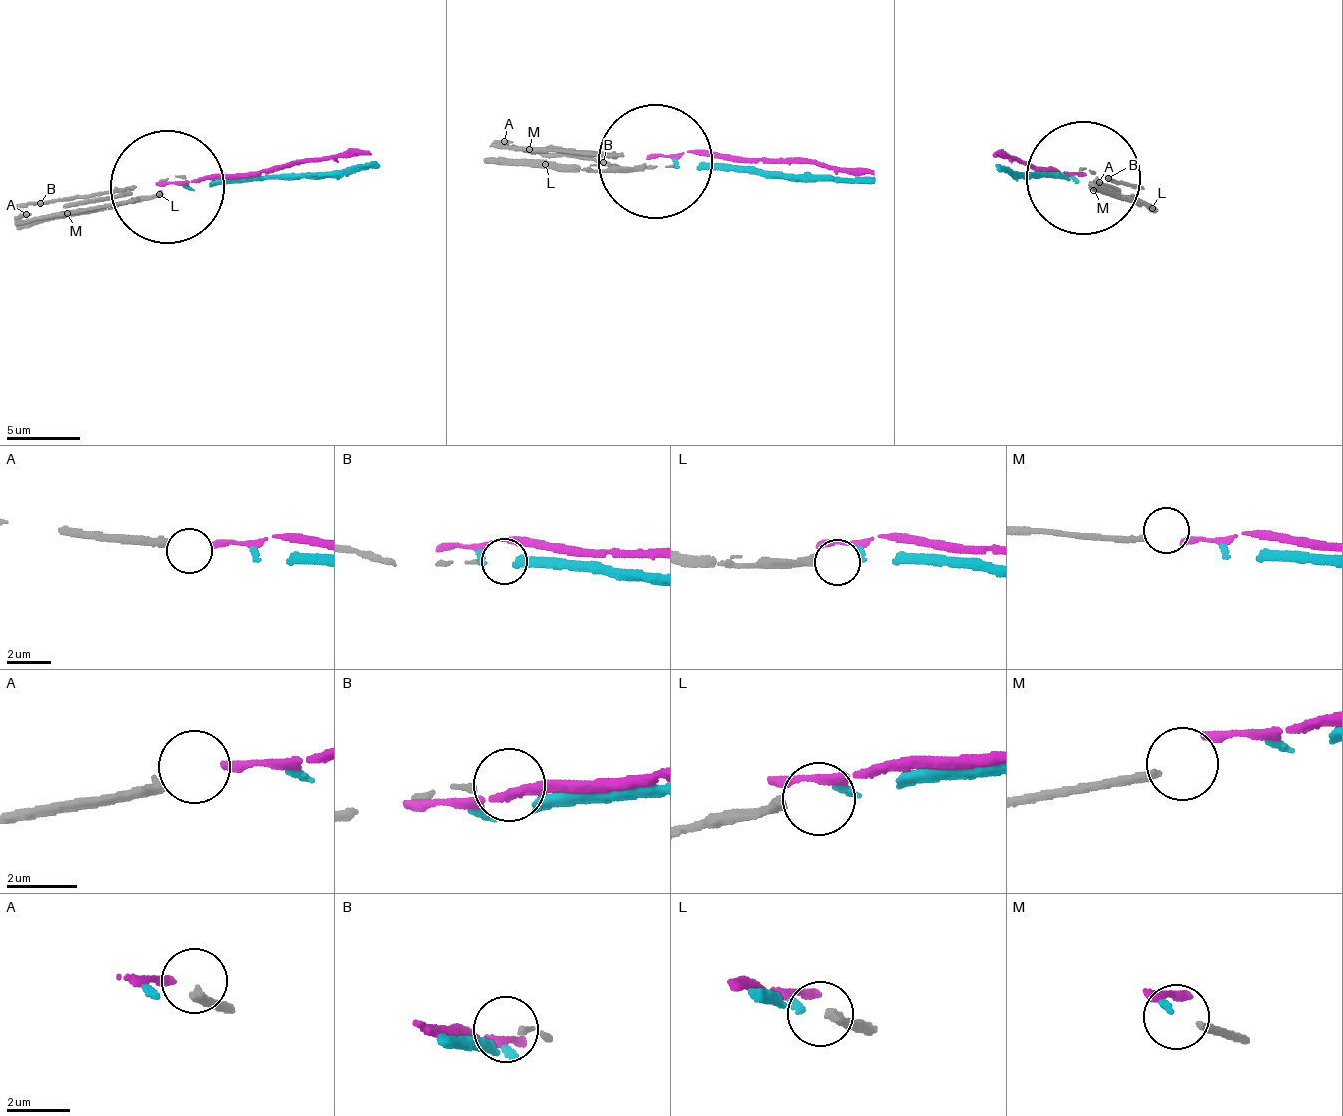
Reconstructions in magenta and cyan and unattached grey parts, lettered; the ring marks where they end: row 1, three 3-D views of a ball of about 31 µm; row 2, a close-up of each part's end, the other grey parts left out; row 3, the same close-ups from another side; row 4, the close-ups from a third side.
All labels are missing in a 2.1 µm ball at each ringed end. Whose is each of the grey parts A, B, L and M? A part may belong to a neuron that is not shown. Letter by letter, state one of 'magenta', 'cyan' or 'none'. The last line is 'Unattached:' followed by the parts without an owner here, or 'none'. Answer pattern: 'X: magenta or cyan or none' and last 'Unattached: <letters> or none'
A: magenta
B: none
L: cyan
M: none
Unattached: B, M

